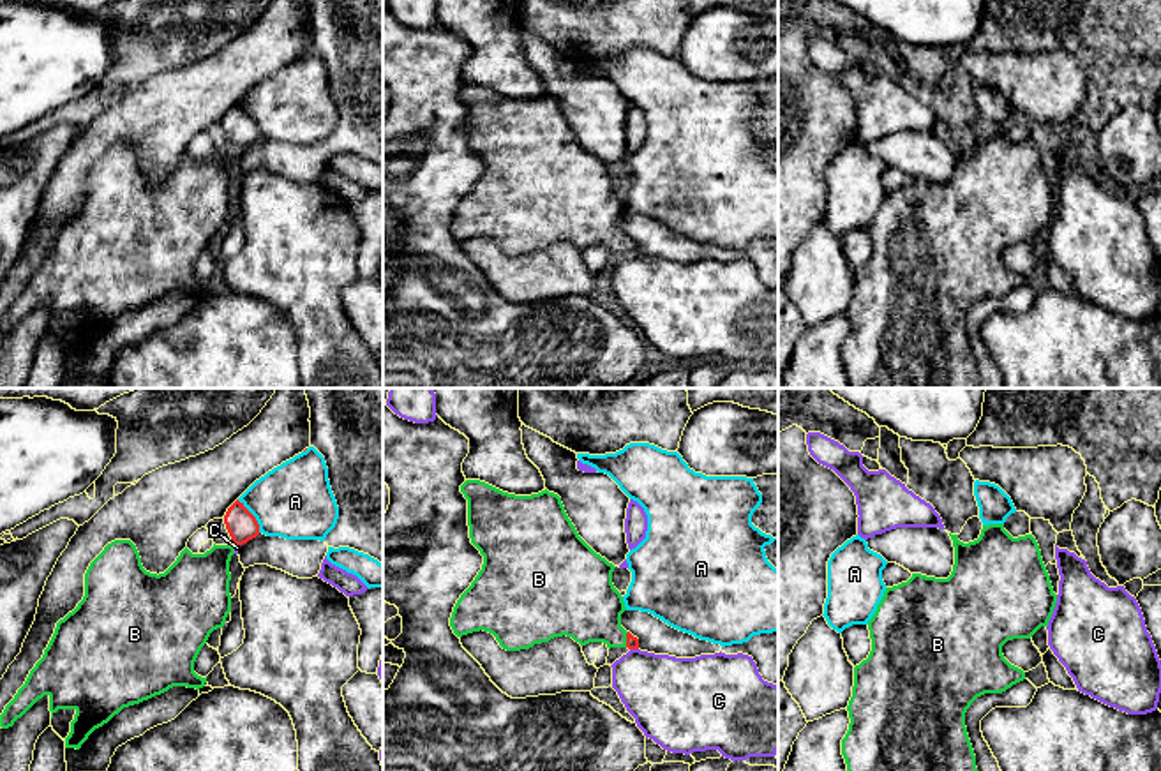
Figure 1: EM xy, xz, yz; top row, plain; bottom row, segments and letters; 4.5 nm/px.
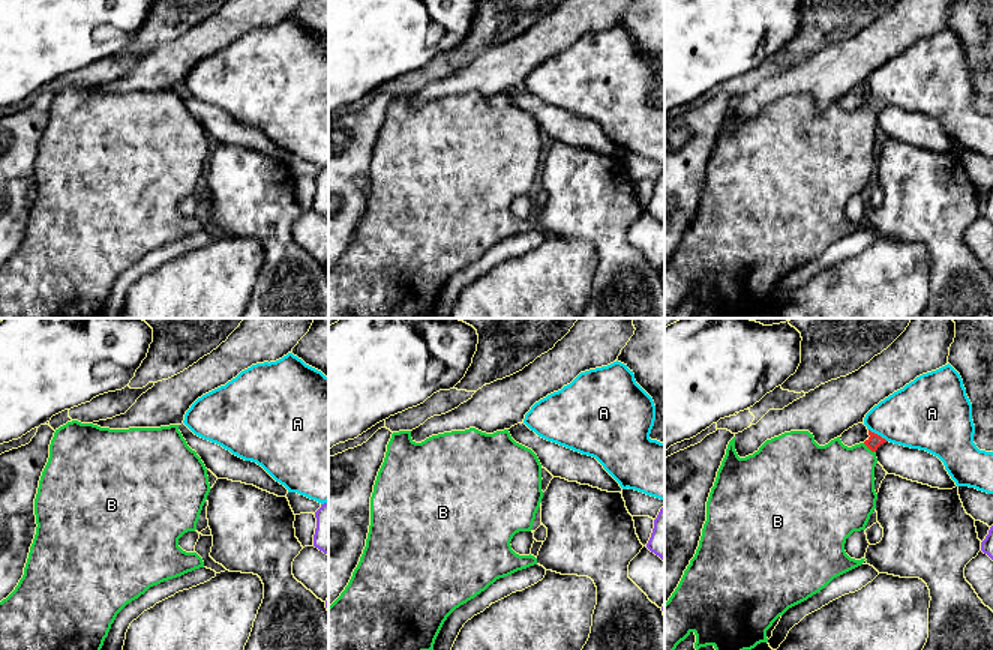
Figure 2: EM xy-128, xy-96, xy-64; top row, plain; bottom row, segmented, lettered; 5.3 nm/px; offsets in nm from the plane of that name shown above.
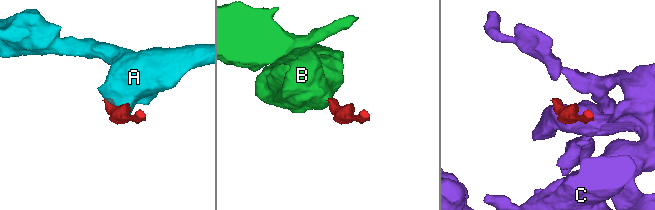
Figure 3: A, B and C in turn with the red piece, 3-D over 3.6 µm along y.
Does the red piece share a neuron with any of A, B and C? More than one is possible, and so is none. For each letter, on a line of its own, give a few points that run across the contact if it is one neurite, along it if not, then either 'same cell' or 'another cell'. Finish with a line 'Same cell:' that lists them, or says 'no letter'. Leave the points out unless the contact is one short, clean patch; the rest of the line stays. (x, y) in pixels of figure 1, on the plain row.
A: another cell
B: xz (632, 247), (627, 244), (618, 242), (584, 209) | same cell
C: another cell
Same cell: B

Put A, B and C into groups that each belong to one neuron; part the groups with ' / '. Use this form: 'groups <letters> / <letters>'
groups A / B / C

